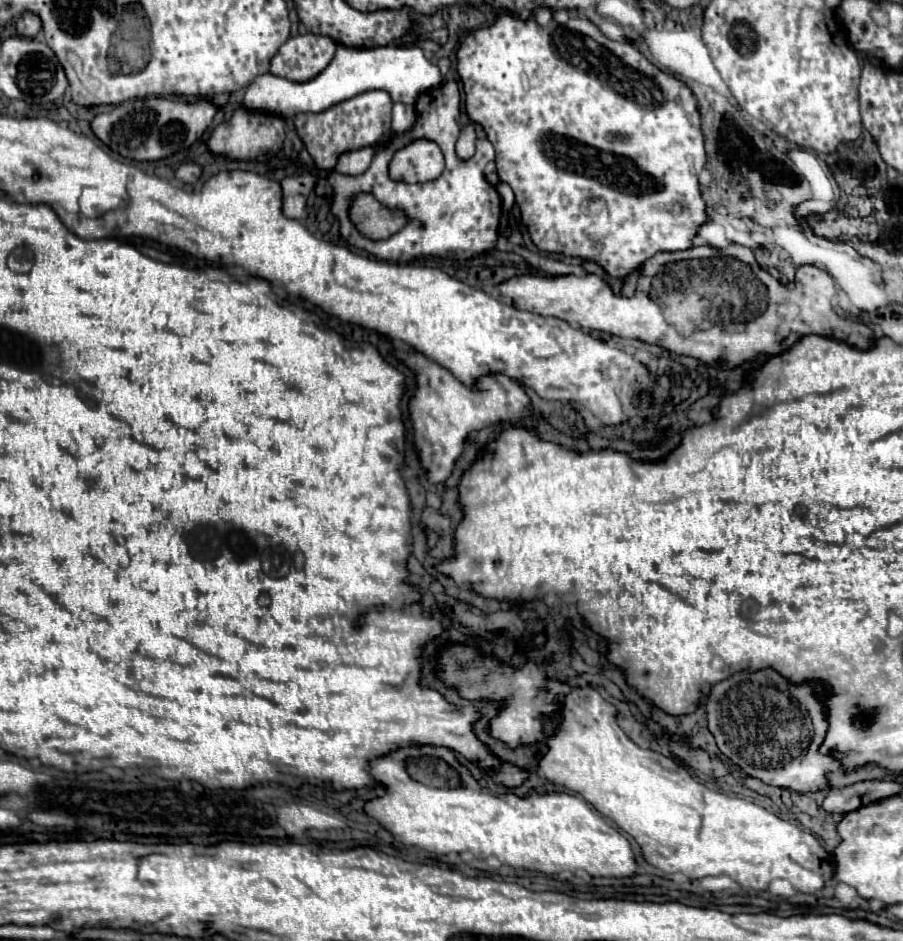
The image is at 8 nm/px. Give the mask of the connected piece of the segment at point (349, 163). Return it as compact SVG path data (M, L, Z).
M363 147L363 149L355 149L355 151L347 151L339 157L335 171L343 173L343 175L361 175L367 171L375 149L373 147Z

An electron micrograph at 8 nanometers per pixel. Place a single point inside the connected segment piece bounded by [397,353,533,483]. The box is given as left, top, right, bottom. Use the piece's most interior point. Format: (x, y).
(444, 411)

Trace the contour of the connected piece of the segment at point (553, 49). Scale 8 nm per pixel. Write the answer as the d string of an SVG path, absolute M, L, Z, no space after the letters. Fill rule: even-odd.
M501 15L493 25L471 31L465 37L465 41L457 51L457 71L463 81L463 89L467 97L467 113L475 123L483 125L487 139L495 145L497 151L495 163L497 163L499 179L511 185L517 205L521 209L523 223L527 225L533 243L541 251L593 259L609 273L609 277L623 279L659 251L689 249L697 229L709 221L709 215L705 211L705 201L699 191L699 173L707 161L707 155L703 147L697 99L683 81L661 71L659 67L653 69L653 63L649 63L633 45L609 41L599 31L599 27L595 27L585 17L579 17L579 21L569 19L565 25L551 21L547 27L541 27L535 23L533 17L527 21L519 21L513 15Z

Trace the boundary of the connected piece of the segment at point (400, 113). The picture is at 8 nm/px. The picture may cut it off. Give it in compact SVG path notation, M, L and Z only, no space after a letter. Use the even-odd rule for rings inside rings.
M395 103L393 105L393 131L395 133L403 133L403 131L407 131L407 127L411 127L411 123L415 123L413 105Z

